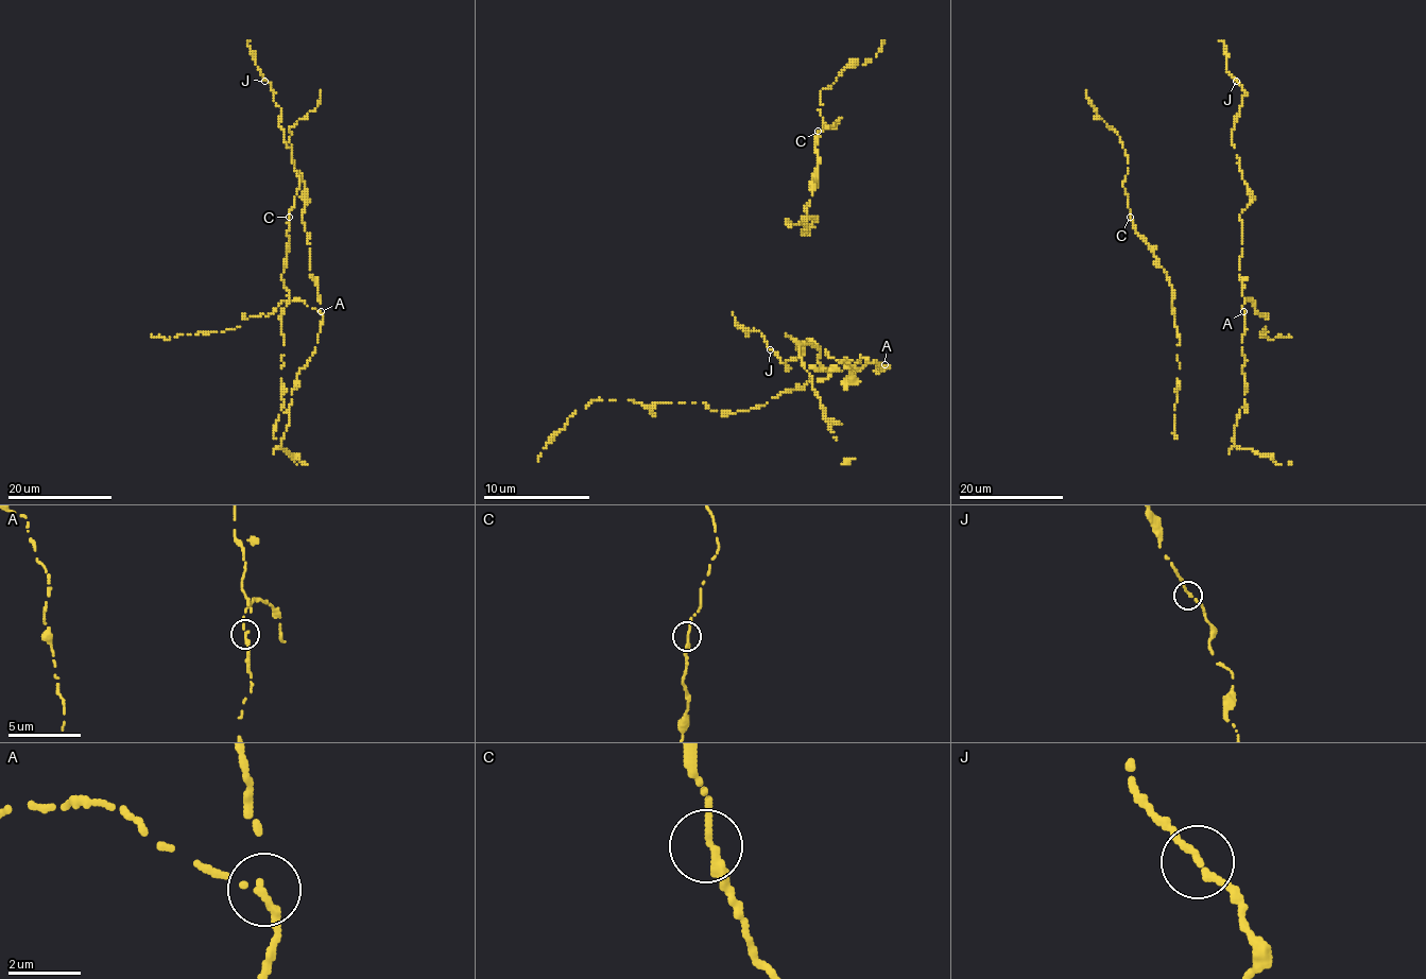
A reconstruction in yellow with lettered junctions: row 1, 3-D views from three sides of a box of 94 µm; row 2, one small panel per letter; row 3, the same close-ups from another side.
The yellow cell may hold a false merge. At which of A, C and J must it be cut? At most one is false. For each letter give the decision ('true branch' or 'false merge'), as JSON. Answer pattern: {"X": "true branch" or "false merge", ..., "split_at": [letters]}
{"A": "false merge", "C": "true branch", "J": "true branch", "split_at": ["A"]}

